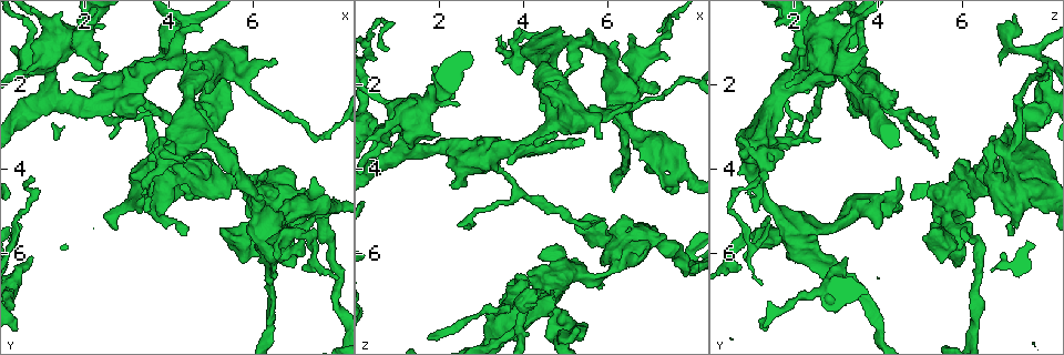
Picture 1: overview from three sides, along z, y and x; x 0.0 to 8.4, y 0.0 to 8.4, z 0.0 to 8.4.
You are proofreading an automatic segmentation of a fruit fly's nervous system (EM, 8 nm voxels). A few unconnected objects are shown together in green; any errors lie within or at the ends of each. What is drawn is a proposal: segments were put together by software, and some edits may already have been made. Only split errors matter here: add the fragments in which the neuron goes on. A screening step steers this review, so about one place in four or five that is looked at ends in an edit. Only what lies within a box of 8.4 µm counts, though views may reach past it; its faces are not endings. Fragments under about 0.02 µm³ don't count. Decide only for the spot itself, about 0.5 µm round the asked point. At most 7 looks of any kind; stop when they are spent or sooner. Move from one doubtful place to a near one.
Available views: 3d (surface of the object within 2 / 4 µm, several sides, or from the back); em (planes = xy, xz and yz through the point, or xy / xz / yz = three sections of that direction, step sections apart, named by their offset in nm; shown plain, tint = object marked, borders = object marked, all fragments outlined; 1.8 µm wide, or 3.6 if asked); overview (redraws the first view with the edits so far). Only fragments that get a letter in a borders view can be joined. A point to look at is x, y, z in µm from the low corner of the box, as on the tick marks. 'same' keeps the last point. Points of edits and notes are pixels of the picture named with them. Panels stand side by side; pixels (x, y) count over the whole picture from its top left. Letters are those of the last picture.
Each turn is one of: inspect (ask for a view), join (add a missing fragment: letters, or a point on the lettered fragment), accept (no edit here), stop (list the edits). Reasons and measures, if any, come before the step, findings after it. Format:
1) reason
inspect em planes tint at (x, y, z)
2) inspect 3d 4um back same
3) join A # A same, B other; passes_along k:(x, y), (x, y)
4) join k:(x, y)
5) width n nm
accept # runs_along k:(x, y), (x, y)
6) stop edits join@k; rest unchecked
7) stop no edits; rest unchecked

sharp bend
inspect 3d 4um at (6.60, 5.55, 1.85)

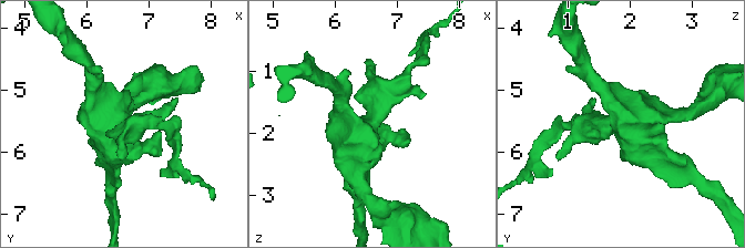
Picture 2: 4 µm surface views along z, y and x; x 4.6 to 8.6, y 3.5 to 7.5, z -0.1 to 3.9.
shape alone is not enough
inspect em 3.6um planes borders at (6.55, 5.55, 1.85)

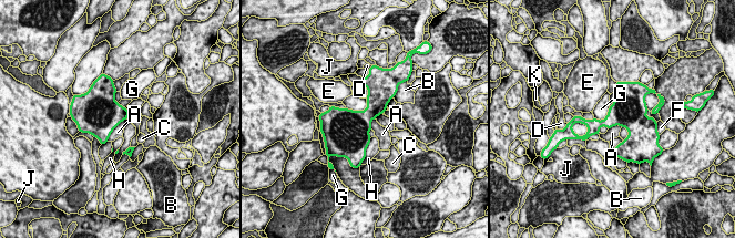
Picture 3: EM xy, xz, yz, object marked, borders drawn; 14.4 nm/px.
longest_contact A 460 nm
accept # A other, B other, C other, D other, E other, F other, G other, H other, J other, K other; border 3:(126, 117), (113, 130), (106, 141); no lettered fragment goes on from it

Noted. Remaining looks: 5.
sudden change in width
inspect em 3.6um planes borders at (3.40, 4.20, 7.90)

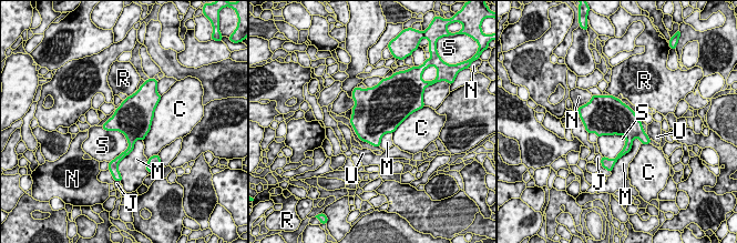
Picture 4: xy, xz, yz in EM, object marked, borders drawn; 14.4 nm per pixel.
longest_contact C 600 nm
accept # C other, J other, M other, N other, R other, S other, U other; border 4:(597, 137), (622, 134), (626, 141); none of them fits

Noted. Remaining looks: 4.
branch stops here
inspect 3d 4um back at (0.80, 6.05, 3.20)

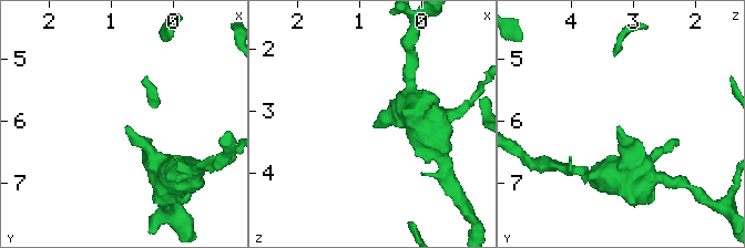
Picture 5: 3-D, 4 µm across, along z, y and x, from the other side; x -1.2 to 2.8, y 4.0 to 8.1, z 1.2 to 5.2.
shape alone is not enough
inspect em planes plain at (0.80, 6.10, 3.25)

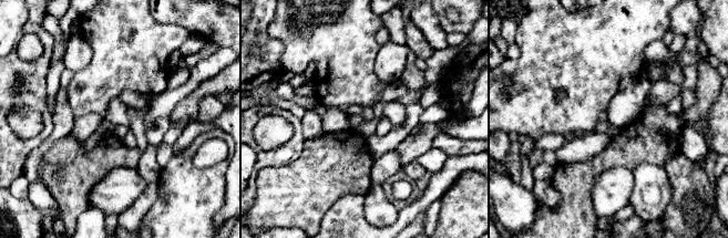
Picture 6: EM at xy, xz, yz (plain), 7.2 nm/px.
see the neighbours
inspect em planes borders same

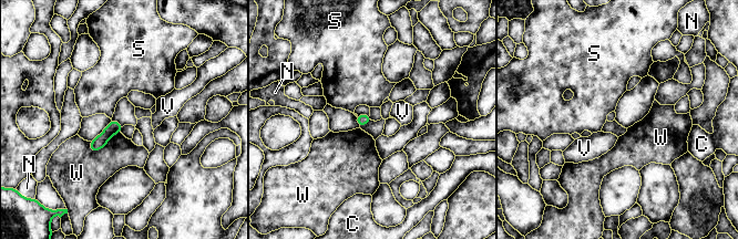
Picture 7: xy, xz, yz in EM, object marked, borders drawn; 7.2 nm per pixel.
longest_contact W 260 nm
accept # C other, N other, S other, V other, W other; none of them fits

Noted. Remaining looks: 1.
stop no edits; rest unchecked

